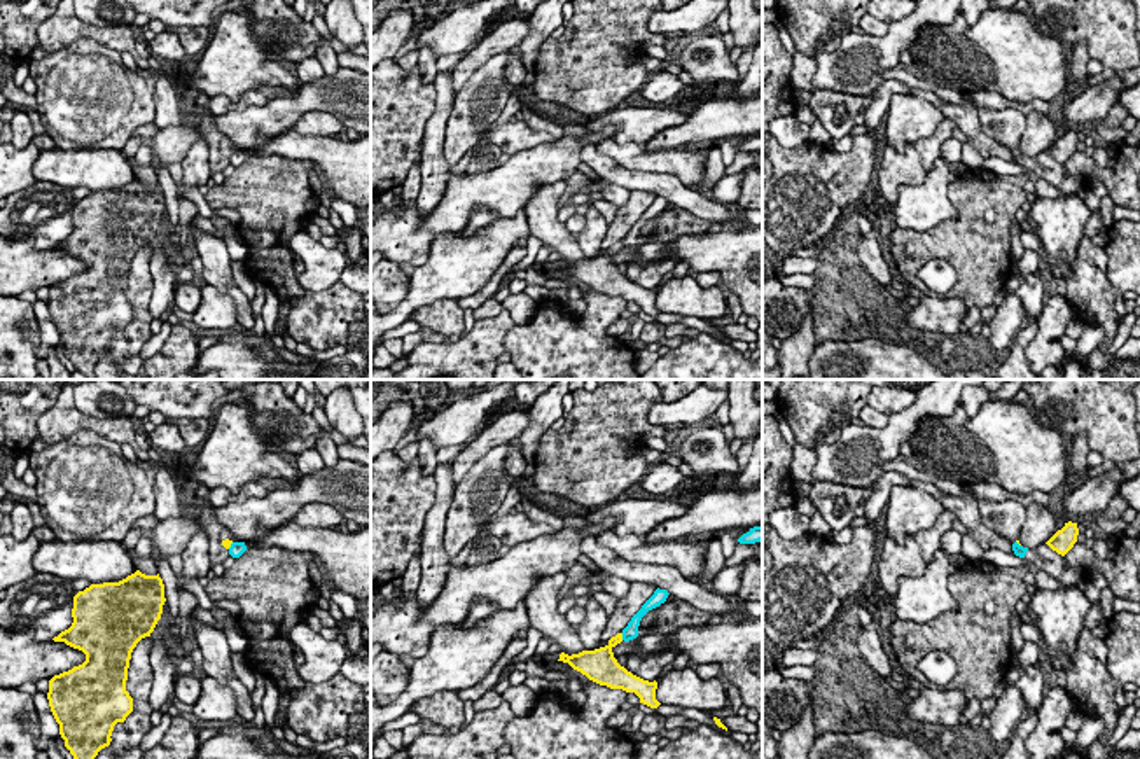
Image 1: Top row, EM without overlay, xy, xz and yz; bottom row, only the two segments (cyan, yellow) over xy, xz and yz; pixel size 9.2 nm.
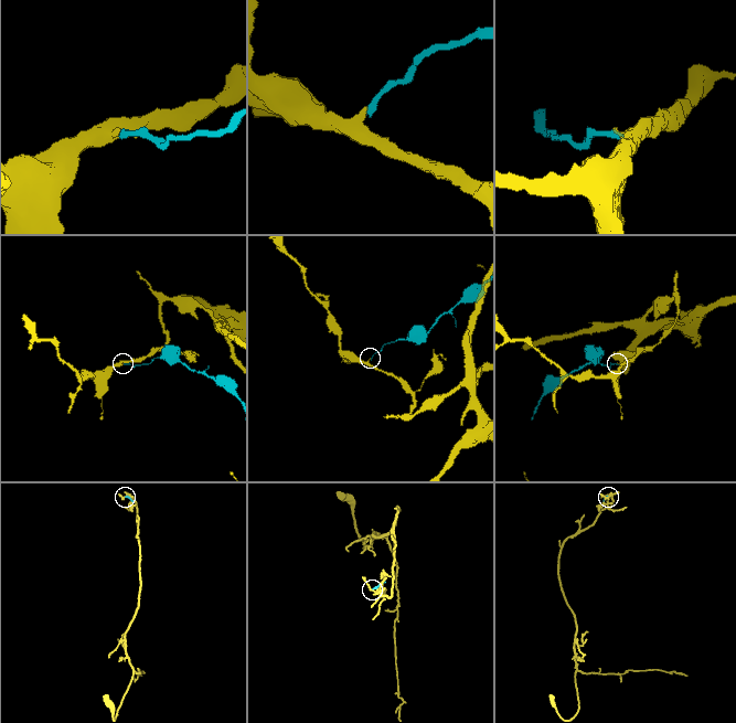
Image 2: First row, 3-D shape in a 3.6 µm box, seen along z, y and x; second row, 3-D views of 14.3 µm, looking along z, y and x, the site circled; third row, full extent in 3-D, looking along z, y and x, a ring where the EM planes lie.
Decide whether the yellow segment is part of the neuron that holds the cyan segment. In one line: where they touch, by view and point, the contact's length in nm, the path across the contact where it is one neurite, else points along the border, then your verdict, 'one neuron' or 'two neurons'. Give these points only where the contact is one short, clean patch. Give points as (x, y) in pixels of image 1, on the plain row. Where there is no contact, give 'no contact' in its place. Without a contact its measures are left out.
contact xz (623, 245); length 70 nm; border xz (621, 242), (623, 247); two neurons

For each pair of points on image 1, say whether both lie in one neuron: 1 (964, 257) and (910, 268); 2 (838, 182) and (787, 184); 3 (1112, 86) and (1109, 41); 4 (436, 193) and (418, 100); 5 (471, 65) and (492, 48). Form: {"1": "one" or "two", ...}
{"1": "one", "2": "one", "3": "two", "4": "two", "5": "one"}

